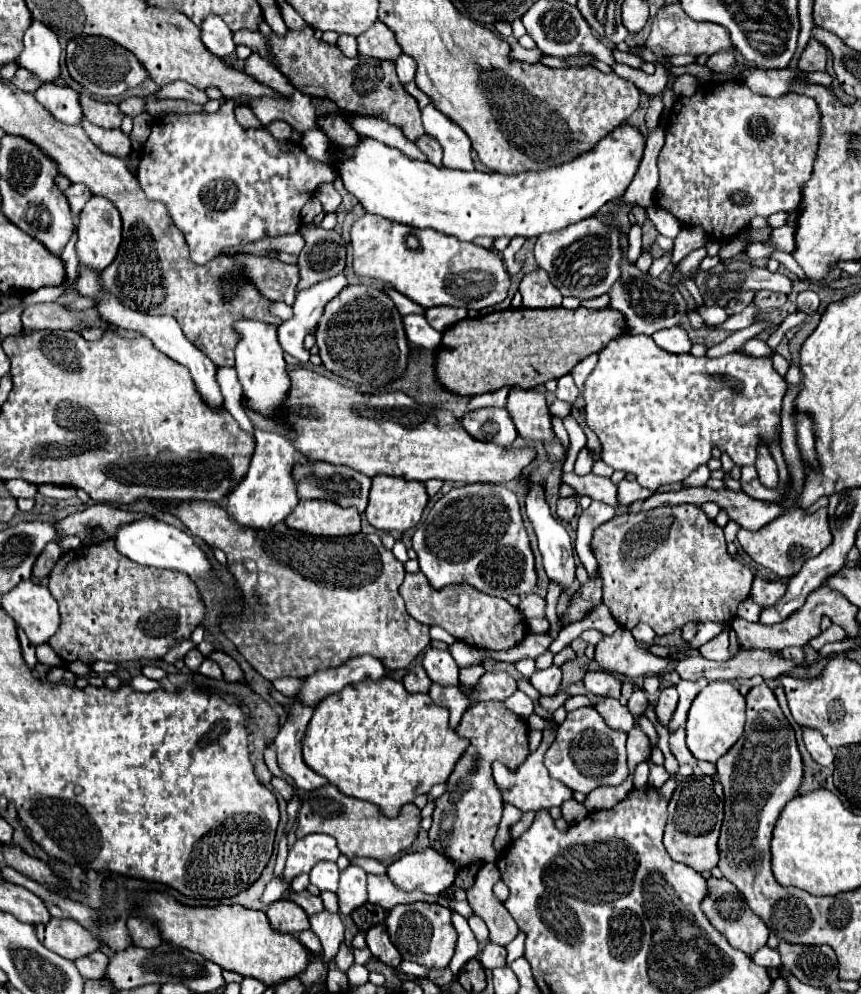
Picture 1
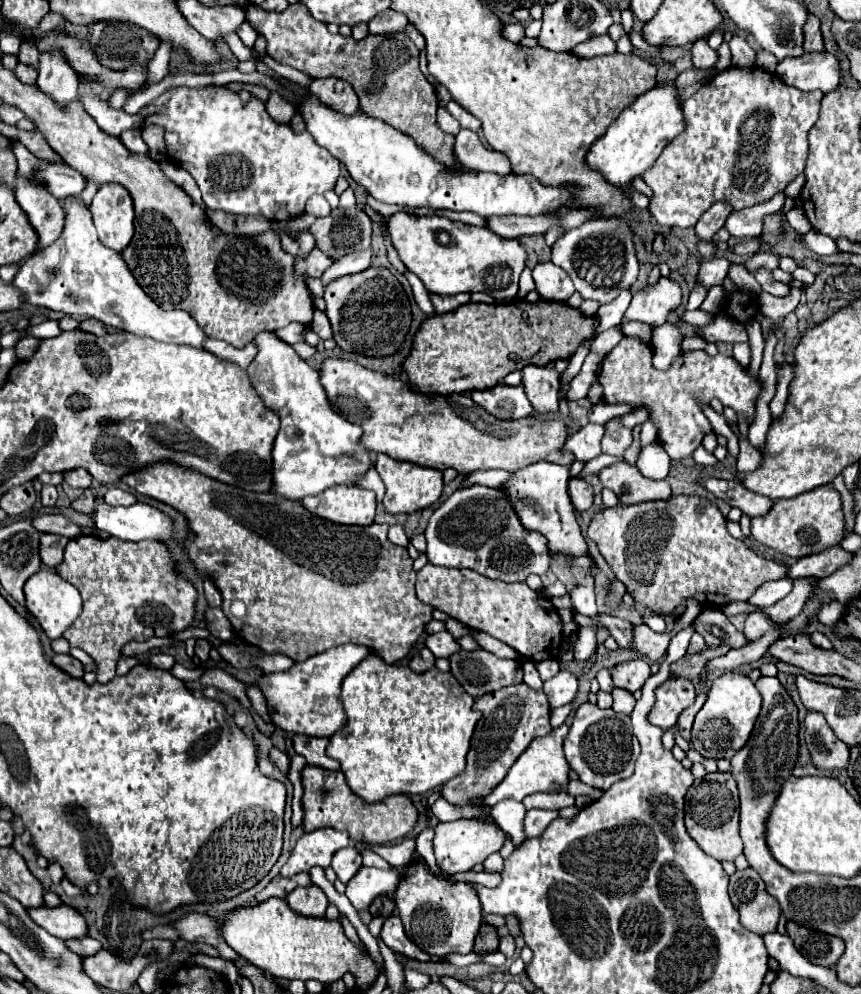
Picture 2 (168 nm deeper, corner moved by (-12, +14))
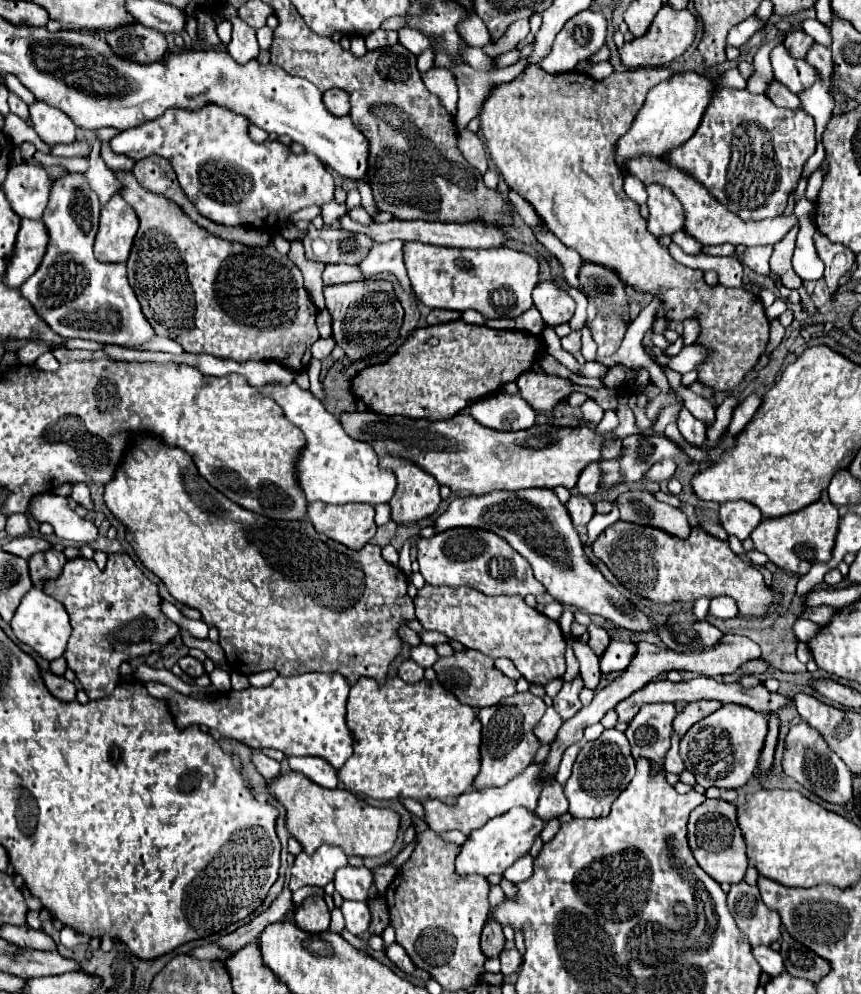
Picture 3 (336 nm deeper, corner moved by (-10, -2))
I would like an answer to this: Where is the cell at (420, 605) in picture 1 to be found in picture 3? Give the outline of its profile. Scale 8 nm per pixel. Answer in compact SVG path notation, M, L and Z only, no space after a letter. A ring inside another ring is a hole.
M424 584L424 588L418 590L416 598L414 598L414 606L416 606L416 618L420 620L424 630L436 630L446 634L450 640L456 640L460 644L464 644L466 648L474 648L490 658L510 658L514 662L514 666L520 670L520 674L530 682L530 684L548 684L554 678L562 678L566 672L566 660L564 660L564 652L566 652L566 640L562 636L560 624L556 620L550 620L548 616L540 614L538 610L530 608L524 604L524 598L520 596L496 596L496 598L488 598L486 594L460 586L430 586Z

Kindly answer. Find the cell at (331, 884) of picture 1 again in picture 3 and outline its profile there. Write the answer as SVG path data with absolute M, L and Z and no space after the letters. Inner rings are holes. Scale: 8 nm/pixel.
M344 866L336 872L334 884L344 900L366 900L372 886L372 872L366 866Z

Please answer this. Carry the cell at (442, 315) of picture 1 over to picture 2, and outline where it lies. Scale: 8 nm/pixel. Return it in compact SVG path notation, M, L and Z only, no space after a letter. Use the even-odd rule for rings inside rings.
M432 294L432 304L436 308L436 314L448 314L452 310L456 310L462 304L470 302L470 294L454 294L454 296L440 296L440 294Z

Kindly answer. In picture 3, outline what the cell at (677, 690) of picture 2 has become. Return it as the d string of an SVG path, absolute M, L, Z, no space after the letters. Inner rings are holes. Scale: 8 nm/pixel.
M646 704L626 728L632 758L646 758L652 774L664 772L664 756L670 750L672 720L676 714L674 704Z

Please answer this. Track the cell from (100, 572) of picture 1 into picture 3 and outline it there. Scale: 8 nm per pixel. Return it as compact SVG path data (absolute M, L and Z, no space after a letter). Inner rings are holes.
M124 552L108 556L106 570L98 570L96 562L88 558L68 560L58 578L44 582L44 592L62 602L70 616L72 636L64 658L90 700L110 696L118 686L118 668L122 662L148 656L178 634L178 626L160 610L156 584Z

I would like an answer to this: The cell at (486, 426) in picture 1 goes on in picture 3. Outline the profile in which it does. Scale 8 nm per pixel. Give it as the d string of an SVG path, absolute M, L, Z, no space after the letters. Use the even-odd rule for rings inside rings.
M492 394L474 402L470 414L494 430L526 430L536 424L536 410L520 394Z

